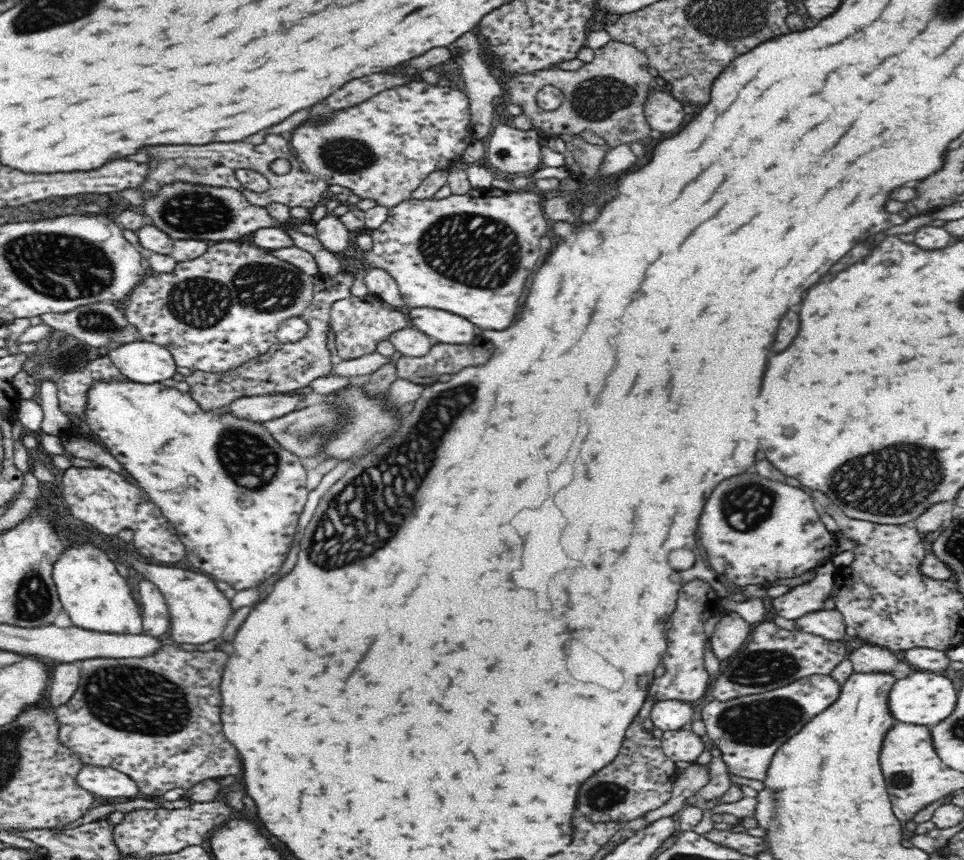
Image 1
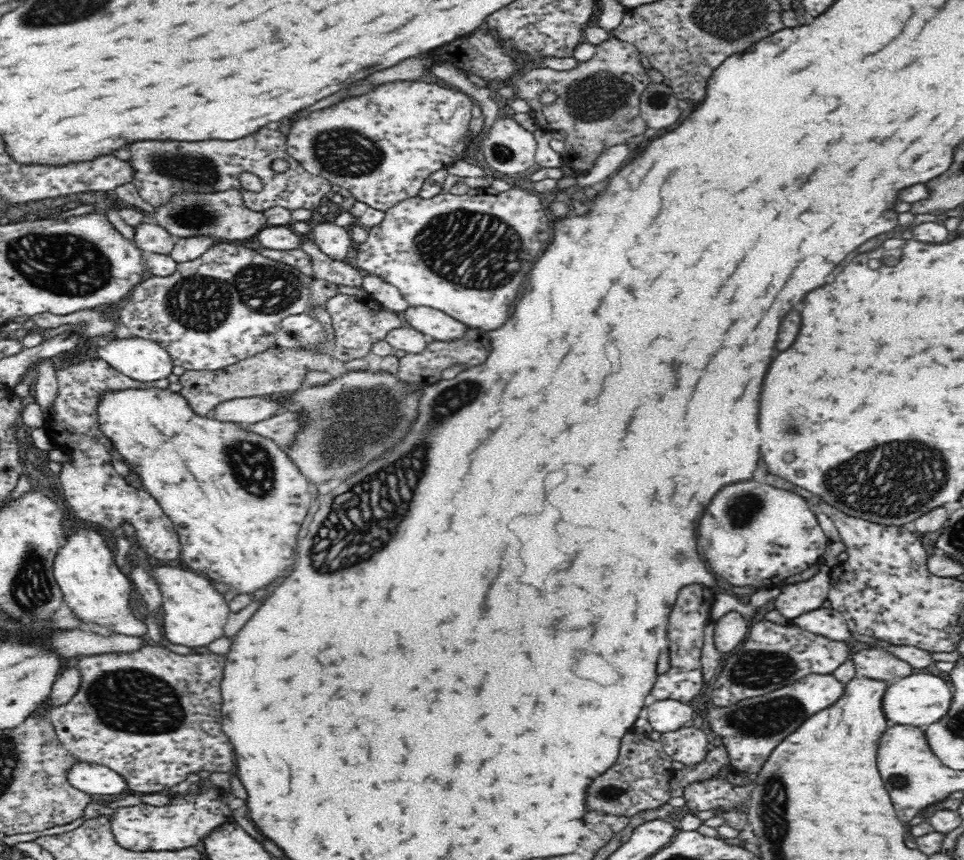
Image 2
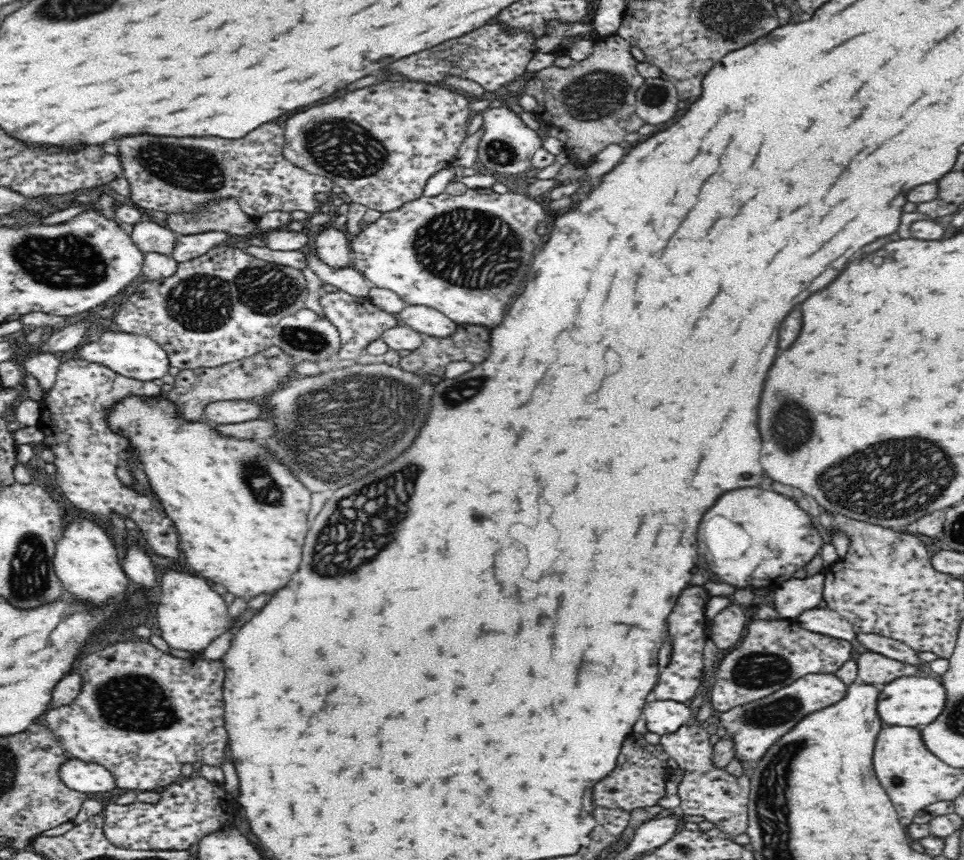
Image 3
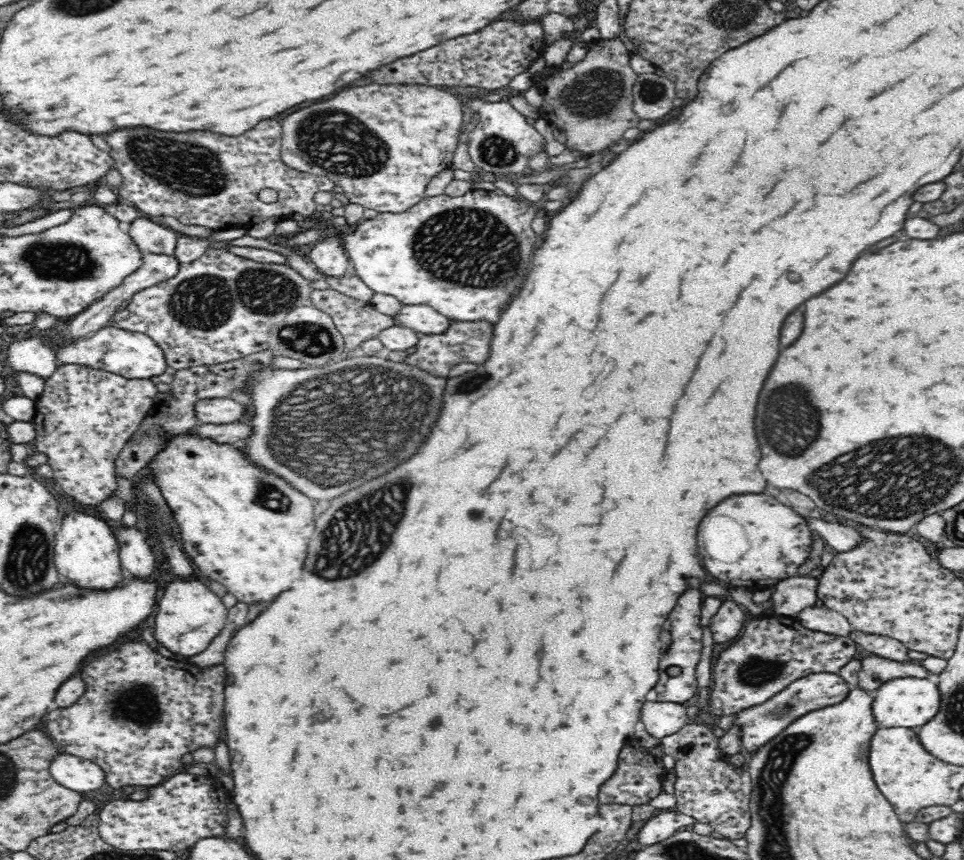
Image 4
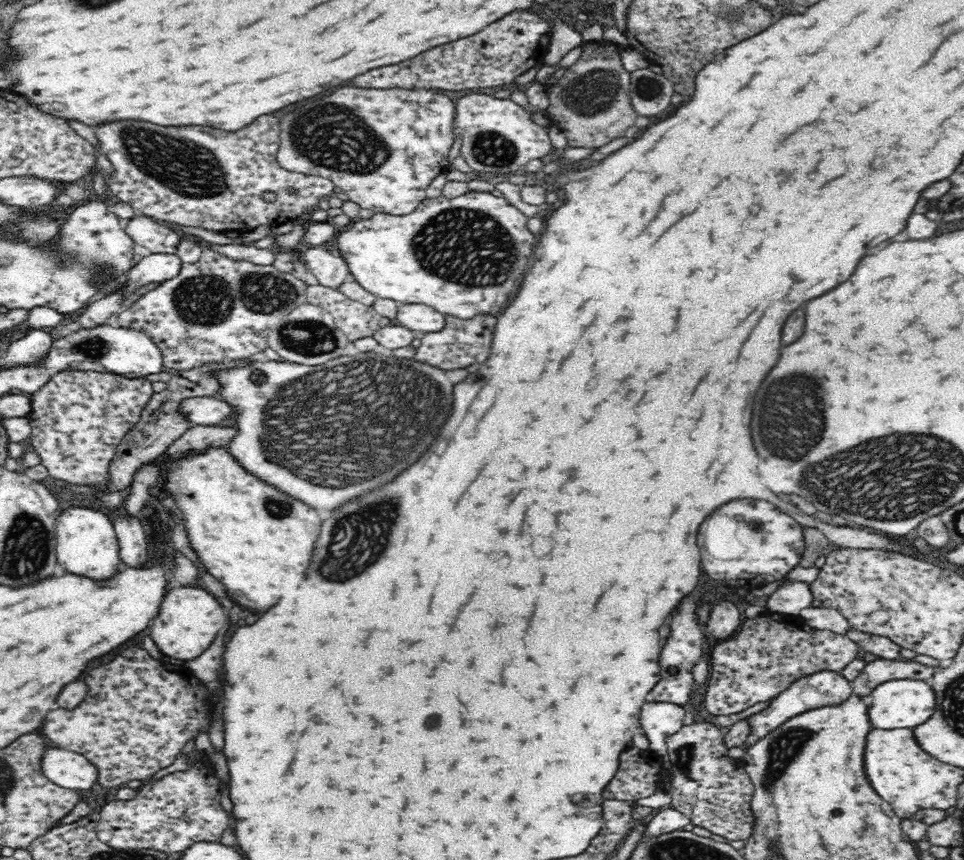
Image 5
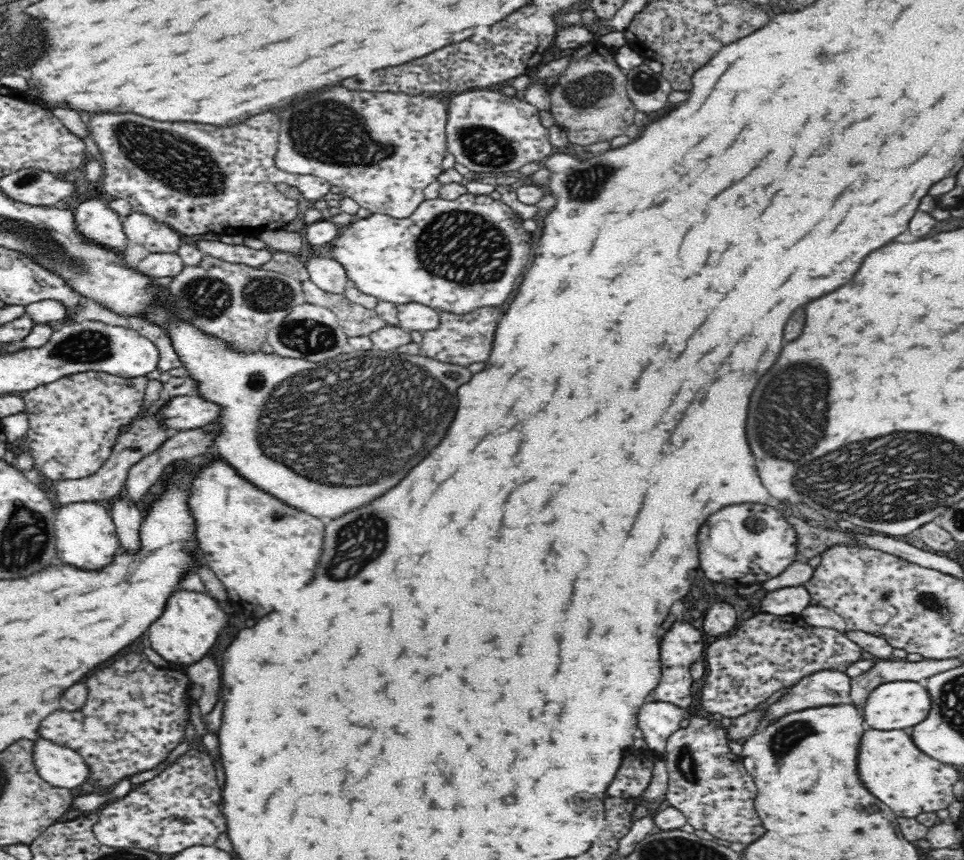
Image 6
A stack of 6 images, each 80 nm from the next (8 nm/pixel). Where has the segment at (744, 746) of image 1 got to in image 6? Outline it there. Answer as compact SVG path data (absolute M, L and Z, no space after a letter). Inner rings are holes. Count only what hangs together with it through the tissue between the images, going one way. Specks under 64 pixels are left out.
M821 670L801 678L778 701L771 704L761 724L766 726L786 714L818 708L844 705L850 700L851 680L839 670Z

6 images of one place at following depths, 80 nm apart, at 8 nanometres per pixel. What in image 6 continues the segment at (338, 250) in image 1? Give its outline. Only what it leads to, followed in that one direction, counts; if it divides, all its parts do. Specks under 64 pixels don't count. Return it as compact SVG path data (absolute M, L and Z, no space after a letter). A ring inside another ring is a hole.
M314 254L304 265L307 267L310 280L321 291L342 295L350 286L344 267L332 258L322 258Z

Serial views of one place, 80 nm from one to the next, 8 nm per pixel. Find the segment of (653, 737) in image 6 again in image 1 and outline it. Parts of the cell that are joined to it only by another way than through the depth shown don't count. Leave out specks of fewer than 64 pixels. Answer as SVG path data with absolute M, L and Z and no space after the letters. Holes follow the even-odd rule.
M681 700L656 701L650 708L649 717L656 729L681 730L692 721L692 705Z

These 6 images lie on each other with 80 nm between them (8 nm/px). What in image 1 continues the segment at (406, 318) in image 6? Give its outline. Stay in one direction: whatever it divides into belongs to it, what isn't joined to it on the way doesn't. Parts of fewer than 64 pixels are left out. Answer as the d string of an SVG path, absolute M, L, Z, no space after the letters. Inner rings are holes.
M416 307L408 312L408 318L414 328L438 343L468 344L474 336L484 332L468 319L446 310Z

